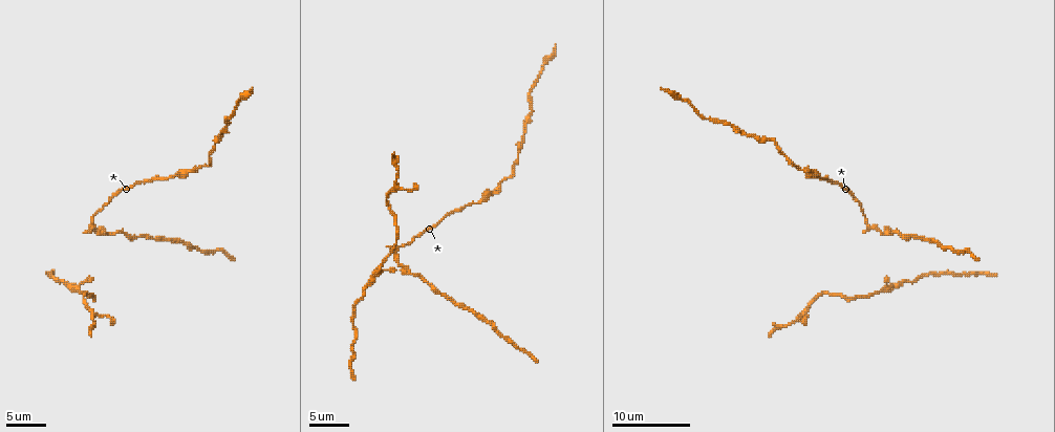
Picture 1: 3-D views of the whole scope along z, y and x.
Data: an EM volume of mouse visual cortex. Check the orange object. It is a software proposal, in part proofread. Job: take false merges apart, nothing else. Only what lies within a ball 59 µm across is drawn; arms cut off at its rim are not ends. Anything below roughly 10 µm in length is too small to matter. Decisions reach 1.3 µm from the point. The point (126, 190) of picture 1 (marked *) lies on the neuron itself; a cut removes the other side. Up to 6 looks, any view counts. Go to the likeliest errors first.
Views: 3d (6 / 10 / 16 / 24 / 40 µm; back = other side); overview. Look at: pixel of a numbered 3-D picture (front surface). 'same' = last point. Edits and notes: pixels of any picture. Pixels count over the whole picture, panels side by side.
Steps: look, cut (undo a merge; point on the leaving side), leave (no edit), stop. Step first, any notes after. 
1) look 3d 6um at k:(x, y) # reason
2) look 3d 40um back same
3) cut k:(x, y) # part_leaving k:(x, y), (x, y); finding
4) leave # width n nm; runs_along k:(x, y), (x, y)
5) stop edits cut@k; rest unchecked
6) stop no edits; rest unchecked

look 3d 10um at 1:(377, 270) # two arms in line, one across

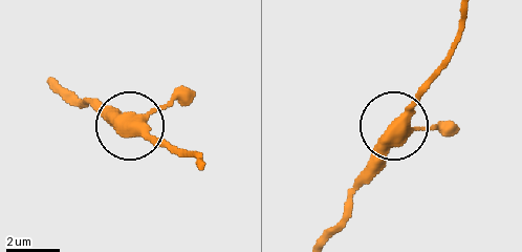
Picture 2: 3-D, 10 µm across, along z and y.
leave # side_arm 16 um; continuous, no second neuron

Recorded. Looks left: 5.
look 3d 10um at 1:(96, 233)

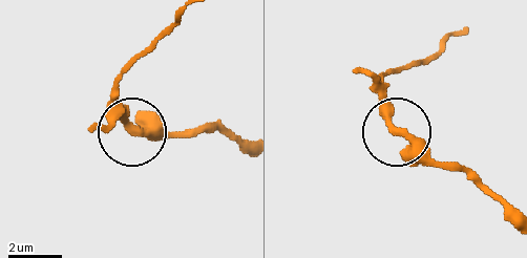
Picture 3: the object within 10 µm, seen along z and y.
leave # width 290 nm; runs_along 3:(451, 36), (425, 58), (384, 76), (391, 123), (449, 168); all the same neuron

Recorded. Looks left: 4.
look 3d 16um at 1:(412, 241) # sudden change in width

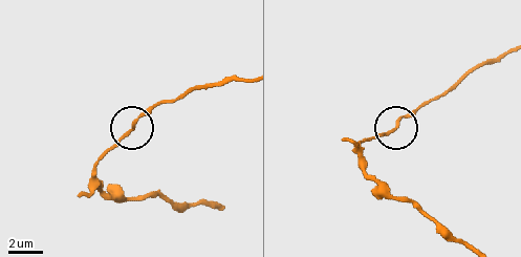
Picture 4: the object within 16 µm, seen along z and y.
look 3d 16um back at 4:(131, 127)

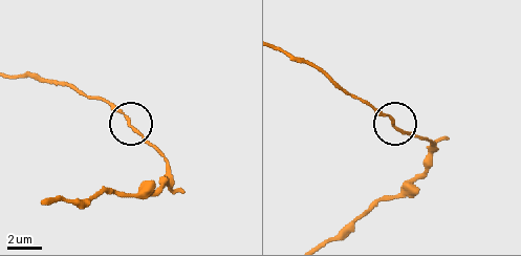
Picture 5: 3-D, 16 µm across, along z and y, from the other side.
leave # runs_along 5:(359, 99), (424, 140); all the same neuron

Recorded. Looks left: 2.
stop no edits; rest unchecked

